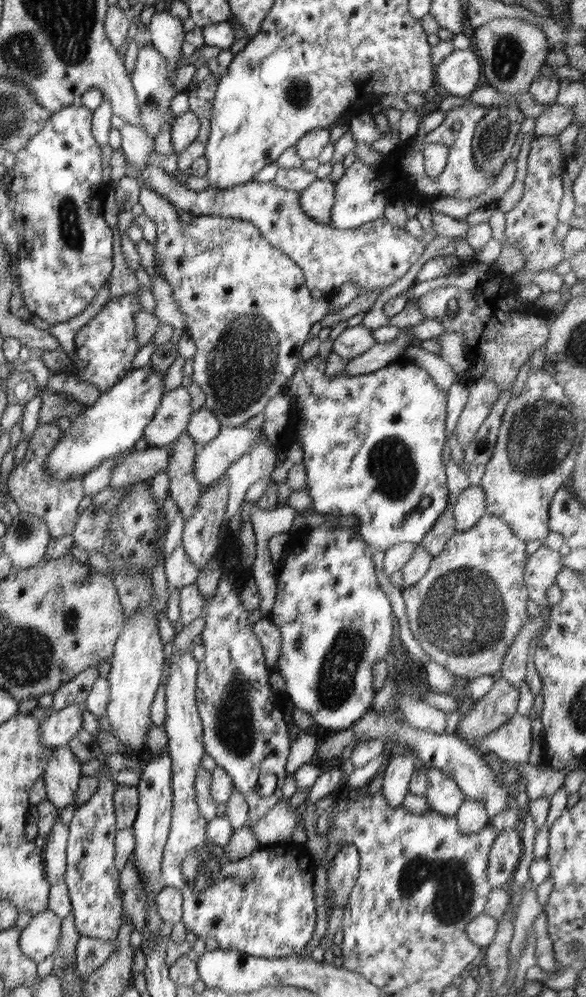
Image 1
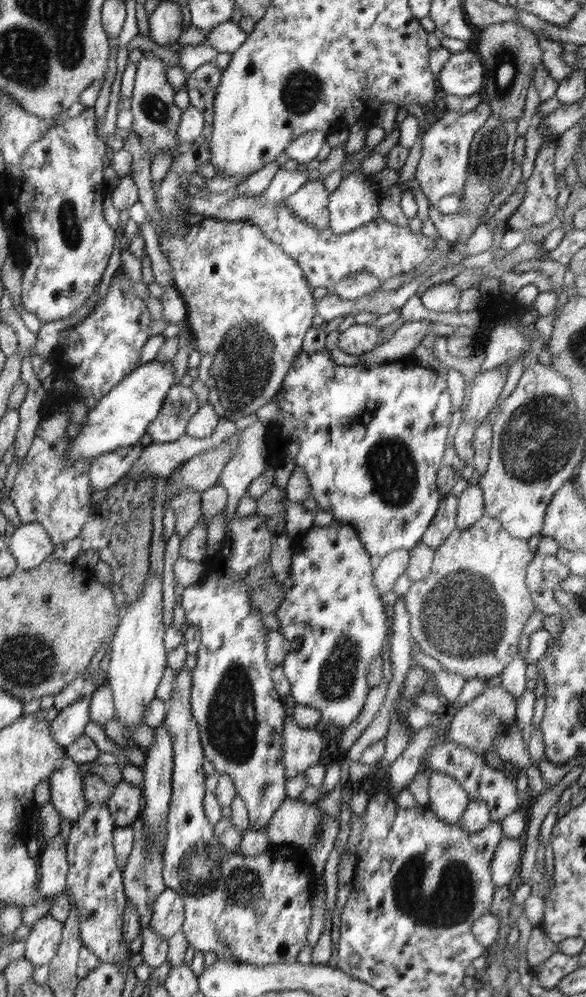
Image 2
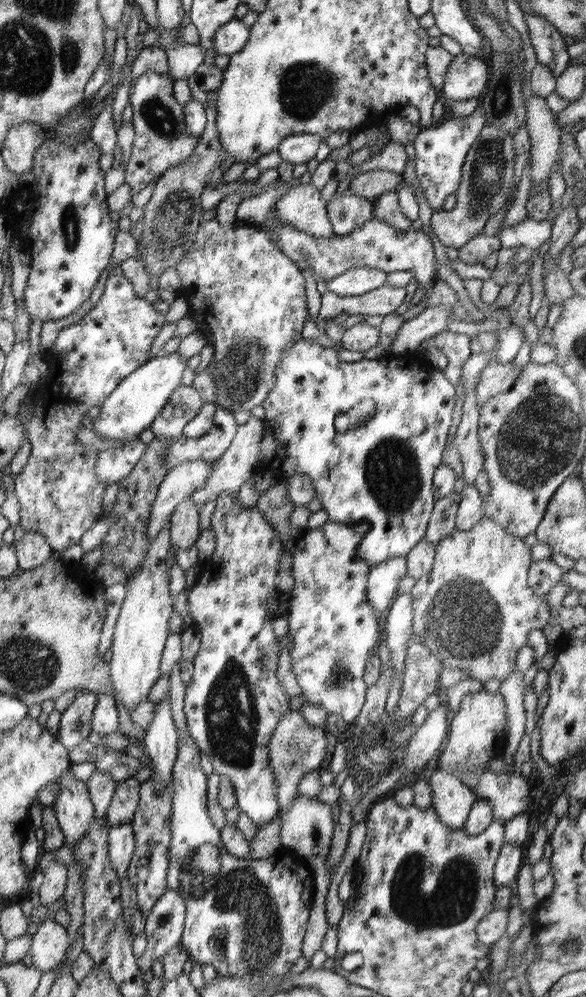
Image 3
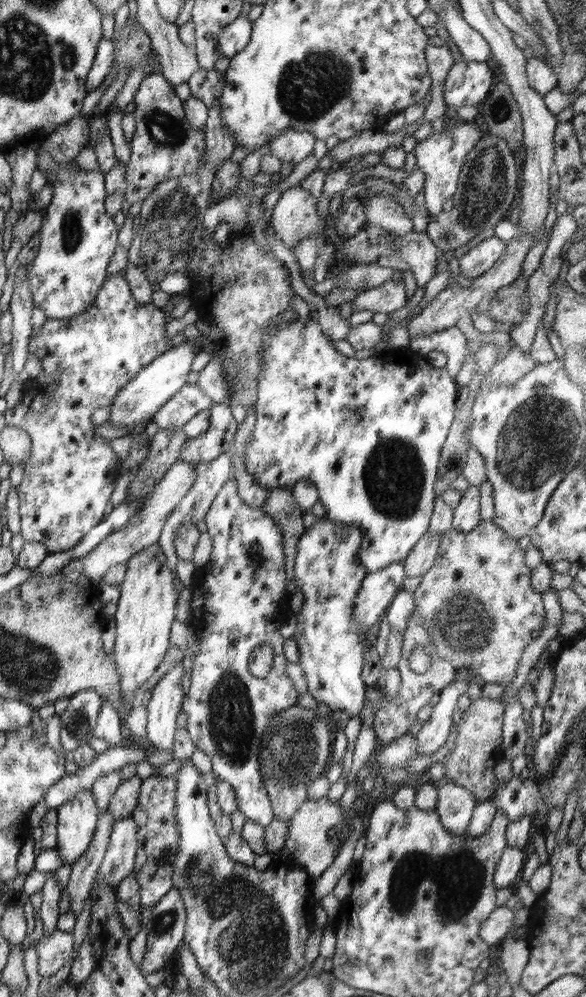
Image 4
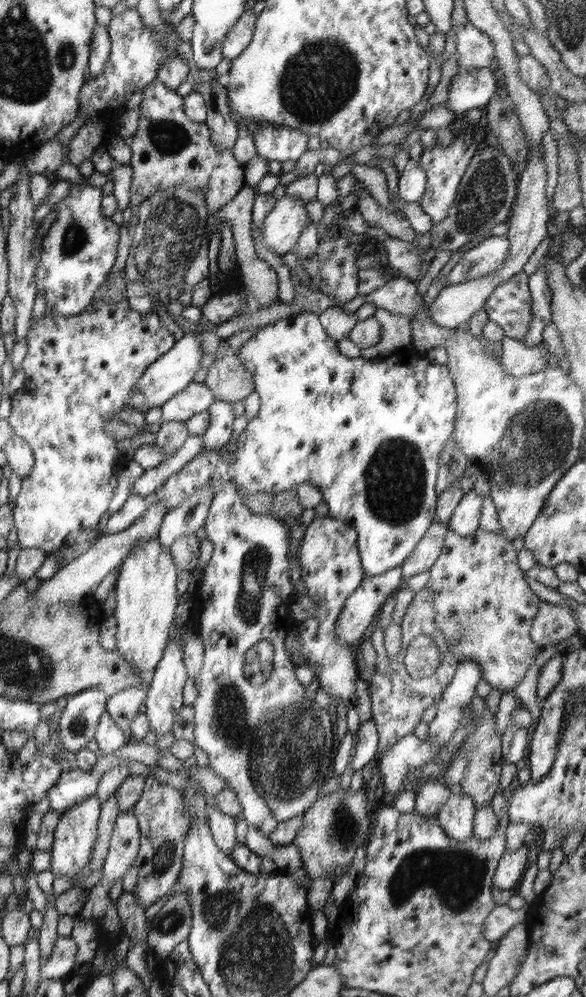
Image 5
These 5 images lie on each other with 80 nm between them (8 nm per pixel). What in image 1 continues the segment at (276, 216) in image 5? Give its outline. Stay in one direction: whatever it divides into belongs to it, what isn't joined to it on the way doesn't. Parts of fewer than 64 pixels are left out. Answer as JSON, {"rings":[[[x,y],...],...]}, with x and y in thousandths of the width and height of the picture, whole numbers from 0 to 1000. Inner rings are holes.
{"rings":[[[560,179],[536,181],[522,191],[512,192],[512,207],[532,221],[558,225],[565,220],[565,209],[570,203],[572,185]]]}

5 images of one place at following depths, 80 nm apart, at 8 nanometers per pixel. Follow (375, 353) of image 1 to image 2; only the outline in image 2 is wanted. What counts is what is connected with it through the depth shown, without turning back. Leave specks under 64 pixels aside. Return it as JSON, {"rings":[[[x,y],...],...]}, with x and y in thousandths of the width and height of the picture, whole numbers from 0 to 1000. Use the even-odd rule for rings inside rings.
{"rings":[[[727,321],[691,323],[660,343],[648,344],[638,351],[618,356],[613,364],[659,365],[703,356],[705,351],[720,343],[720,339],[732,335],[737,324]]]}

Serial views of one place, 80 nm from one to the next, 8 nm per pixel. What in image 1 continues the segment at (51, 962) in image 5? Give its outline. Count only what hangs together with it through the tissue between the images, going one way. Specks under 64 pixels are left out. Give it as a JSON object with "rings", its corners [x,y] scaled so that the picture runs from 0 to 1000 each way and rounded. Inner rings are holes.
{"rings":[[[87,913],[61,916],[36,933],[34,953],[60,967],[82,961],[99,951],[104,940],[104,921]]]}

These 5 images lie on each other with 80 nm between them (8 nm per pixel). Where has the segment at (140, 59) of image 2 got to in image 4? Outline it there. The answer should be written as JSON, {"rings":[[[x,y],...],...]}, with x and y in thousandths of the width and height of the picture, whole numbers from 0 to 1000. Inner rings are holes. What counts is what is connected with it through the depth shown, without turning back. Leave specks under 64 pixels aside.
{"rings":[[[275,73],[242,79],[229,101],[232,132],[222,140],[222,159],[215,168],[212,197],[222,205],[246,202],[270,185],[321,174],[334,174],[352,147],[350,128],[328,128],[317,120],[312,102],[297,92],[297,85]]]}

